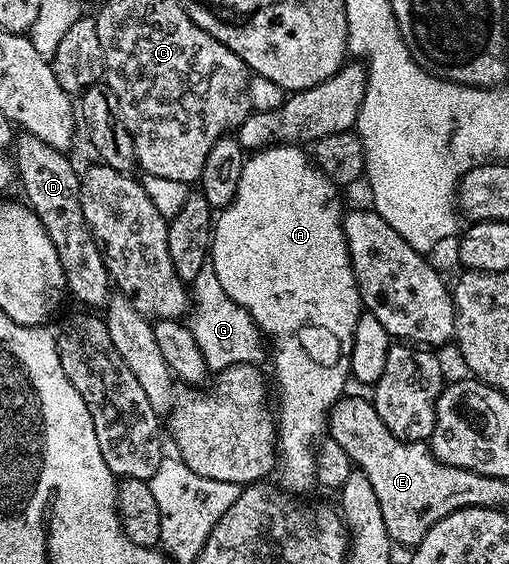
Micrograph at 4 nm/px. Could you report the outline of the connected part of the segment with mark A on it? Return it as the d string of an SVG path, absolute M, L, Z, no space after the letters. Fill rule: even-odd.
M277 143L274 145L268 145L254 153L248 154L243 161L243 168L241 169L241 181L237 181L237 193L235 199L228 207L222 208L218 212L217 218L213 223L213 234L211 236L211 253L209 256L209 265L217 273L217 281L221 281L221 289L225 289L225 293L229 293L229 297L233 297L233 301L237 301L237 305L241 305L247 309L247 312L253 317L255 324L259 326L260 332L264 336L269 337L269 363L275 366L275 383L273 379L273 387L279 390L279 411L277 407L277 475L279 473L279 483L287 491L307 491L310 487L316 486L315 482L315 448L319 446L321 440L324 438L327 431L327 417L331 413L331 406L336 403L337 400L344 398L345 392L348 390L347 383L349 384L349 376L351 374L351 350L353 349L353 329L357 327L357 321L361 314L361 300L359 297L359 290L357 289L357 281L355 280L355 274L351 268L351 262L349 261L349 249L347 248L347 242L345 241L345 233L343 232L343 216L345 214L345 206L339 200L340 188L333 182L332 179L320 167L315 166L314 158L310 154L307 155L303 152L304 148L299 145L292 145L290 143Z

